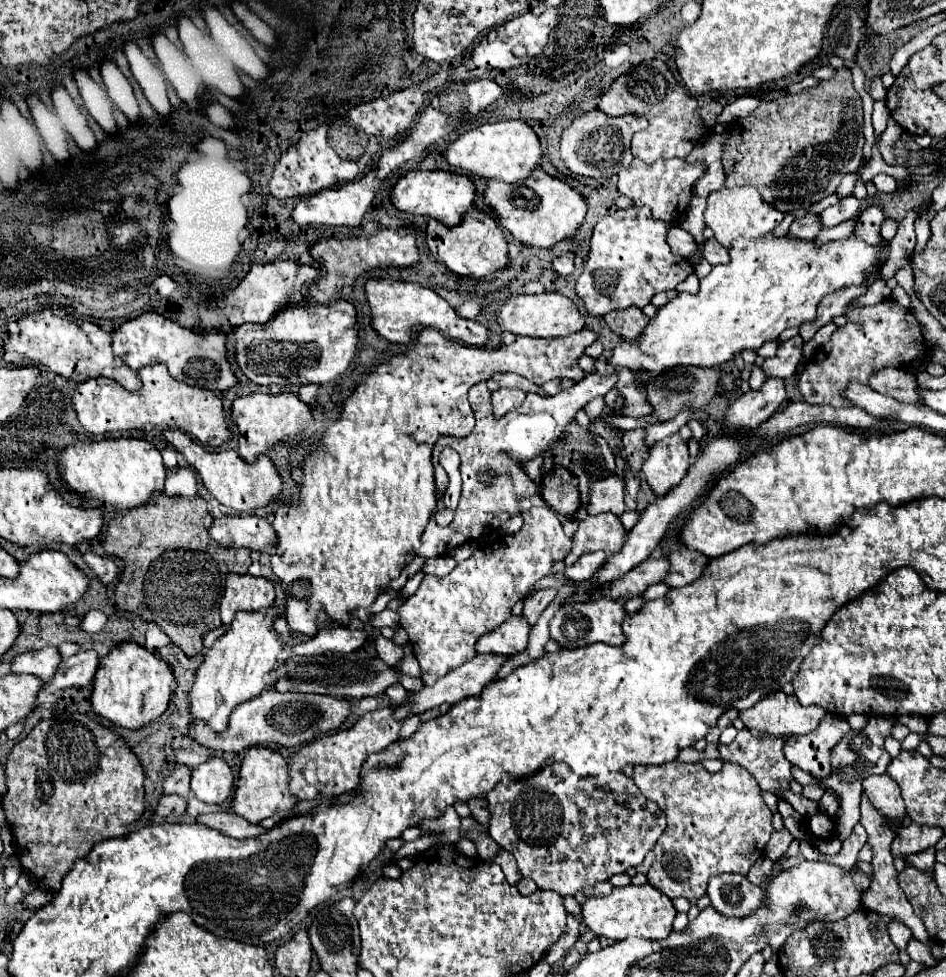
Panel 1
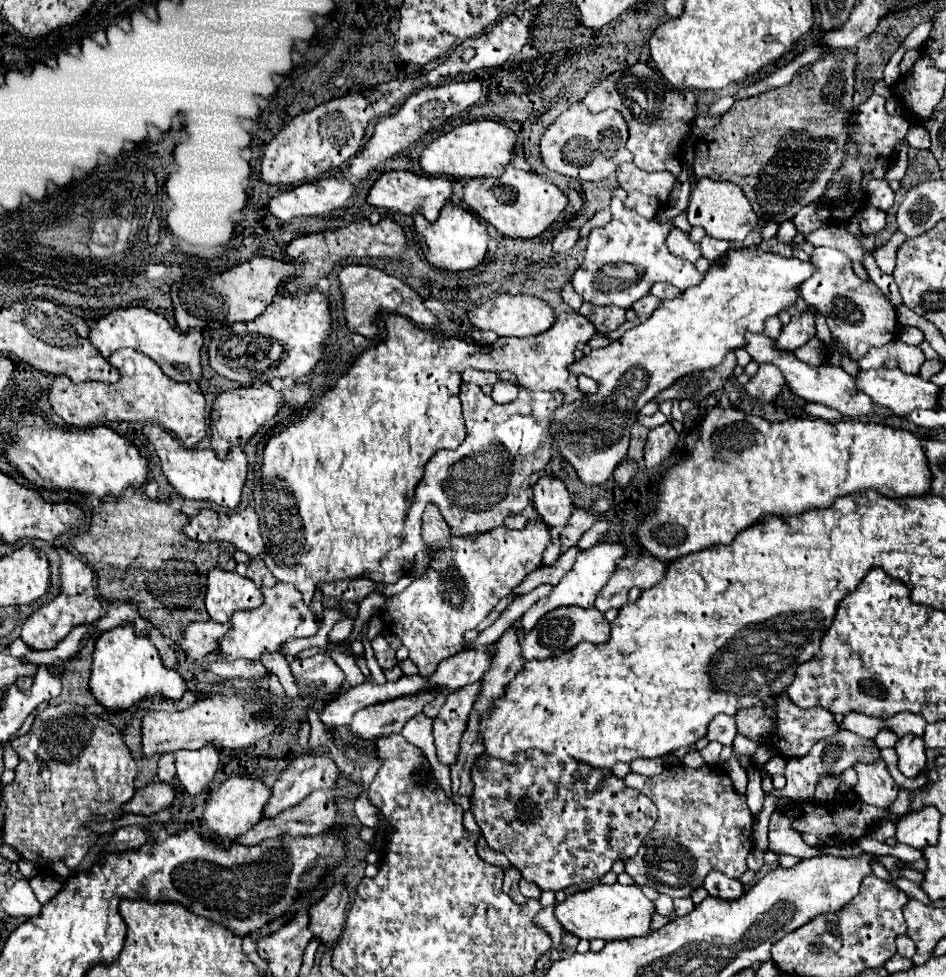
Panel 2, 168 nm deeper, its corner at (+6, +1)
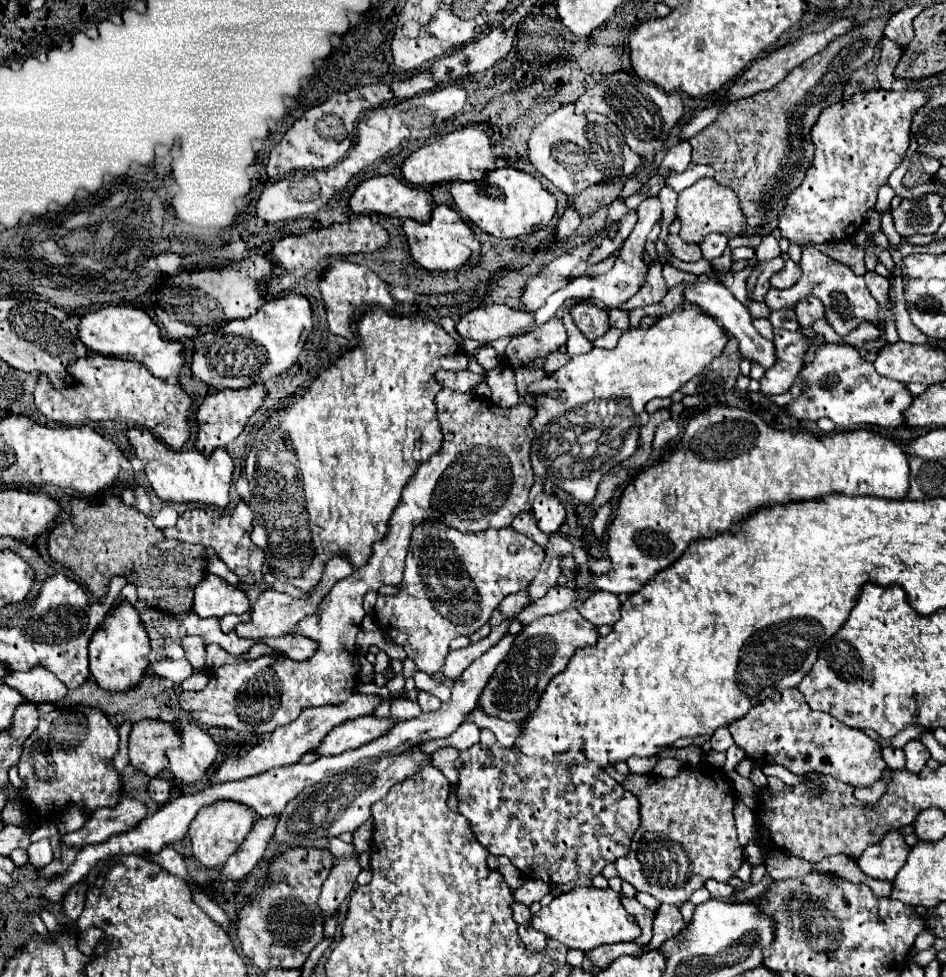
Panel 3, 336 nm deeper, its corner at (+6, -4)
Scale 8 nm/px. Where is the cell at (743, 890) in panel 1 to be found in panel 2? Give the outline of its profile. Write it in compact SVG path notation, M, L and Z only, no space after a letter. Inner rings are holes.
M710 872L704 880L704 888L712 898L720 898L720 900L738 900L744 896L744 884L720 872Z

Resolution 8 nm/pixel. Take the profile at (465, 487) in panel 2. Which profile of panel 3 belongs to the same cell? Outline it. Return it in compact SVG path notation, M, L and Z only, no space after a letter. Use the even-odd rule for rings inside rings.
M442 389L436 395L436 419L440 423L440 431L444 435L442 447L436 455L432 455L428 461L420 463L416 473L410 477L402 491L400 505L392 511L392 517L388 521L388 533L382 541L376 541L372 545L372 555L368 563L360 569L354 569L352 575L346 579L340 579L334 589L322 599L318 605L318 611L292 631L292 635L304 635L318 643L318 649L312 657L304 661L294 661L286 653L280 653L280 657L262 655L254 661L242 661L238 665L224 665L218 669L206 669L210 681L202 691L182 691L180 693L180 707L188 711L198 723L208 727L222 727L232 729L240 735L264 735L272 733L276 727L286 725L294 721L302 709L306 707L318 707L318 705L340 705L344 703L358 685L358 671L354 667L356 647L354 639L360 631L362 617L362 599L368 591L378 591L382 585L400 585L402 573L404 573L404 559L410 545L410 535L416 525L420 525L426 519L438 519L450 527L456 527L464 533L476 533L486 529L500 529L508 527L512 519L526 509L528 503L528 491L534 485L534 473L530 467L530 443L532 443L532 407L526 403L510 407L510 411L492 405L490 401L478 399L474 393L456 393L450 389Z

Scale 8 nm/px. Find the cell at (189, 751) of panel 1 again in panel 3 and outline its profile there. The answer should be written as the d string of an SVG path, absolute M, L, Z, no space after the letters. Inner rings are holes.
M154 777L148 785L148 791L150 791L150 797L158 803L158 805L166 805L168 799L170 799L170 783L166 779L160 779L160 777Z

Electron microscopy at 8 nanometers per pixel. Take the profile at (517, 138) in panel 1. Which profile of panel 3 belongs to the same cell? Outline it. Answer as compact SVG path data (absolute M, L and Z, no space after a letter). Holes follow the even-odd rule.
M466 127L460 131L452 131L444 135L442 139L420 147L414 151L404 163L402 163L402 177L412 185L436 185L436 183L448 183L450 179L458 181L474 181L480 179L484 173L490 173L496 169L494 153L492 153L494 141L476 127Z

